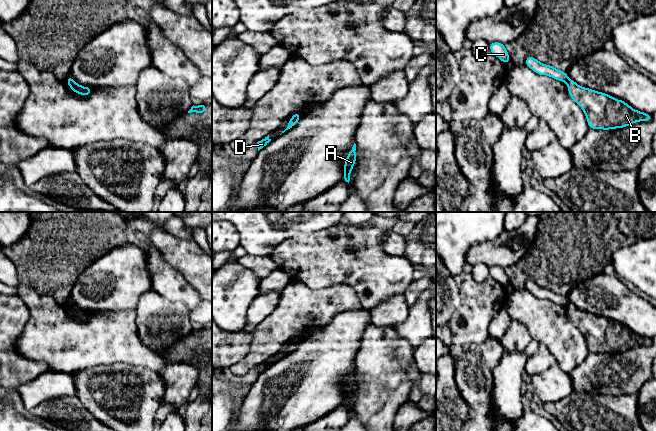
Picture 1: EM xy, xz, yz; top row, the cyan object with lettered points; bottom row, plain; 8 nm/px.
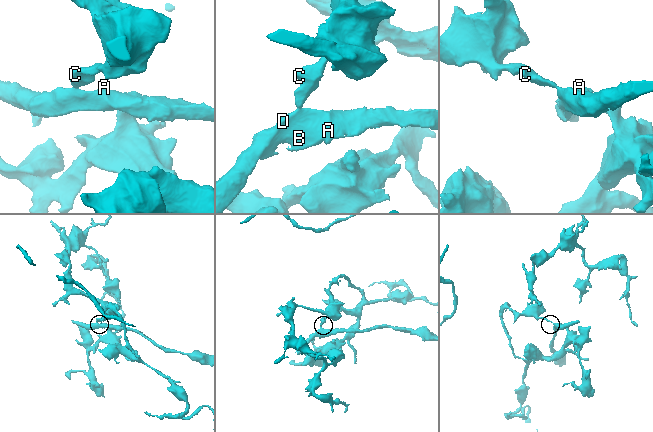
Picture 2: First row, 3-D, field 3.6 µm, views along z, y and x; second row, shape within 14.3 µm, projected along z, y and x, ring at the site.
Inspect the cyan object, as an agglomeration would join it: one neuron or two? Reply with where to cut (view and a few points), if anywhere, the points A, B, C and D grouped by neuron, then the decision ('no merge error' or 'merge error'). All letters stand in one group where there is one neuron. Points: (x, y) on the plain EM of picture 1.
cut yz (568, 302), (566, 306); groups A B D / C; merge error

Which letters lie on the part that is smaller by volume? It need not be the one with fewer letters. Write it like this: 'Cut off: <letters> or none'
Cut off: A, B, D

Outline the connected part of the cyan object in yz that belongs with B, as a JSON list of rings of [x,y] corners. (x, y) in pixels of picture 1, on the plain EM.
[[[571,303],[566,308],[570,321],[585,337],[590,353],[624,352],[639,345],[652,344],[651,339],[633,333],[621,323],[616,325],[611,319],[579,310]]]

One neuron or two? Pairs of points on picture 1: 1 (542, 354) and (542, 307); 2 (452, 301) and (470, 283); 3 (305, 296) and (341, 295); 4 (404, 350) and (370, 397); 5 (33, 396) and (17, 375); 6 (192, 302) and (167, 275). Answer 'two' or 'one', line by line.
1: two
2: two
3: one
4: one
5: two
6: one

